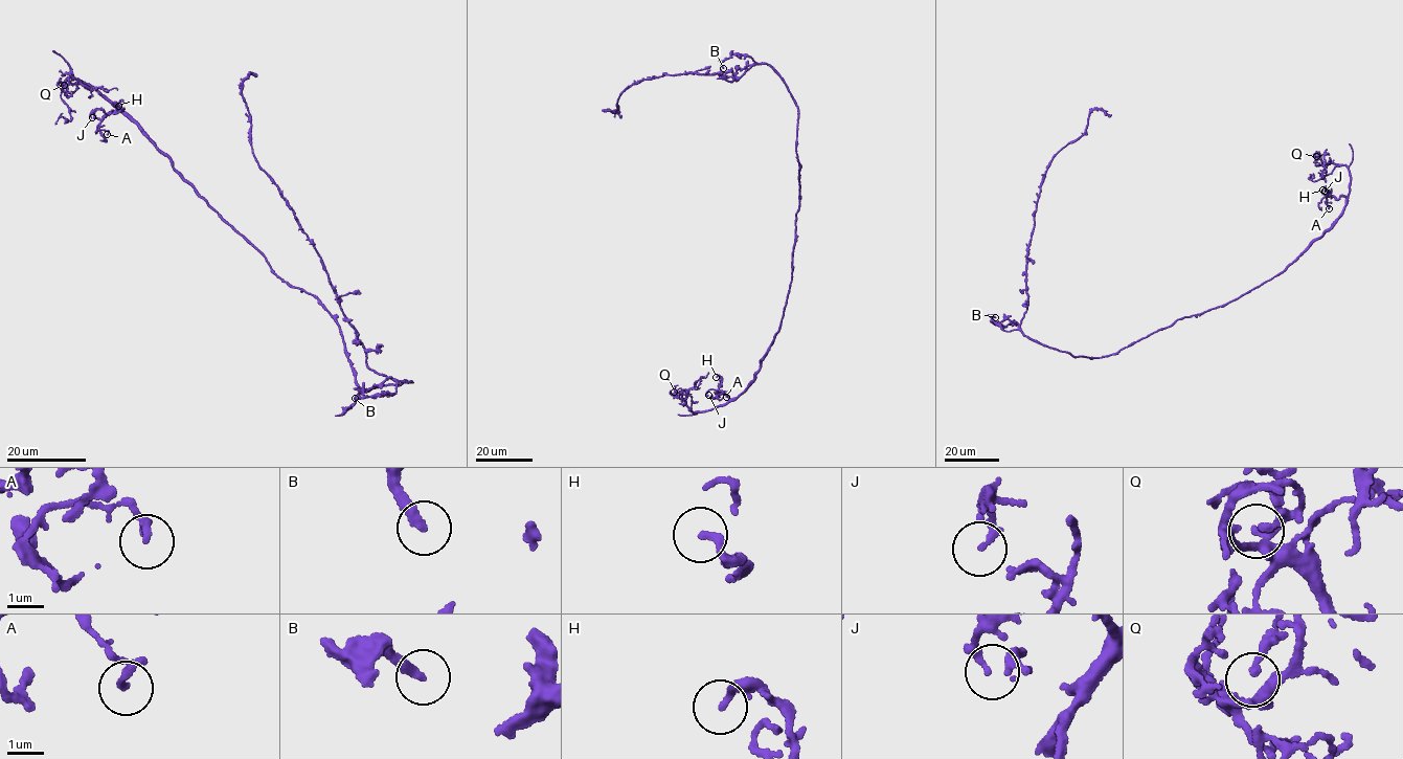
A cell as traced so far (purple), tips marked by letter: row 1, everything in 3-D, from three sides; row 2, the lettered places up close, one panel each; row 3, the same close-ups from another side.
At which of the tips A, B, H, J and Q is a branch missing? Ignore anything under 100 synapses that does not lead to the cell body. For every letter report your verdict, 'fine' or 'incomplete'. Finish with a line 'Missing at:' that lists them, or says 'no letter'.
A: fine
B: fine
H: fine
J: fine
Q: fine
Missing at: no letter

